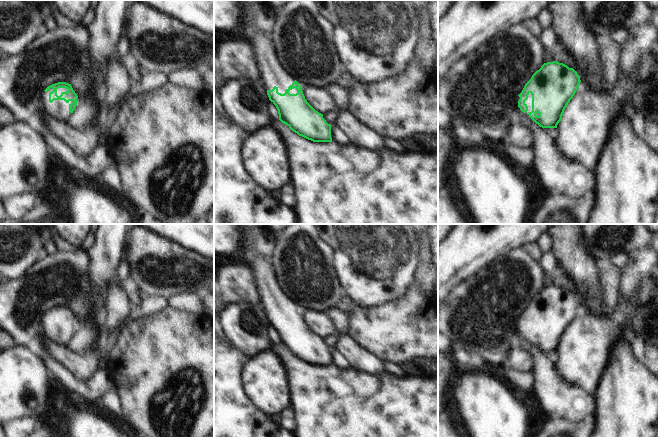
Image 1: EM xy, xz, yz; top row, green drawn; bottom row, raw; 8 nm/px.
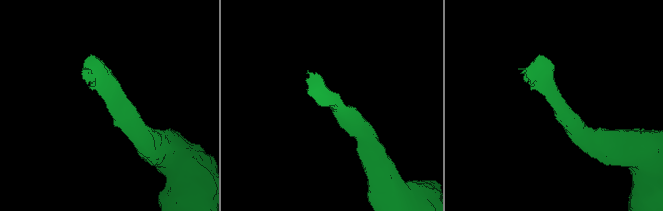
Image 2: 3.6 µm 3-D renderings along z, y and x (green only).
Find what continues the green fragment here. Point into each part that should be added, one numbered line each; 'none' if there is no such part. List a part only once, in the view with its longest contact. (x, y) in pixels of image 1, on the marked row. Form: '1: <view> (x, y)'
1: yz (529, 101).

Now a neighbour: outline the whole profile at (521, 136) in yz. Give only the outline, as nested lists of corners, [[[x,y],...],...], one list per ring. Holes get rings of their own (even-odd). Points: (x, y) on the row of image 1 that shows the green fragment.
[[[519,120],[511,123],[508,139],[519,148],[534,148],[534,136],[531,130]]]

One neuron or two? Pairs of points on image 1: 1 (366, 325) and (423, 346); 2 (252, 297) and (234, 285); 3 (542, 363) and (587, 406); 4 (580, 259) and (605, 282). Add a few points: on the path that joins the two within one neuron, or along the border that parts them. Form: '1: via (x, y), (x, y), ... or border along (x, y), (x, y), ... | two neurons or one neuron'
1: via (380, 330), (405, 331), (409, 335) | one neuron
2: via (248, 293), (238, 285) | one neuron
3: via (549, 375), (575, 401) | one neuron
4: border along (602, 266), (599, 272), (600, 299) | two neurons

